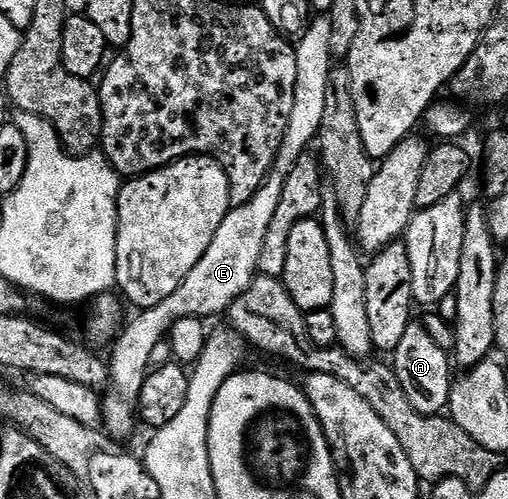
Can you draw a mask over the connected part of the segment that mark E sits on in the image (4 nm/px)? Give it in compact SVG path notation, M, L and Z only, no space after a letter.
M313 16L294 48L298 63L298 83L294 83L294 111L290 111L290 123L286 127L282 147L272 163L268 178L249 201L229 208L226 219L222 219L222 227L218 227L210 247L206 247L206 255L202 255L194 271L190 271L190 275L182 279L182 287L178 287L174 295L162 299L162 303L139 310L135 314L137 317L121 328L111 346L112 357L107 358L110 388L102 401L102 429L113 439L125 439L138 426L137 402L140 400L142 383L152 369L150 355L154 347L167 338L174 323L187 317L209 319L208 317L216 317L219 313L220 316L227 314L234 299L247 291L258 276L258 255L262 253L262 242L266 239L270 219L274 219L278 199L282 199L284 181L290 175L294 163L305 156L307 149L304 148L311 141L313 144L320 135L326 104L326 83L334 68L334 58L330 51L330 16Z

